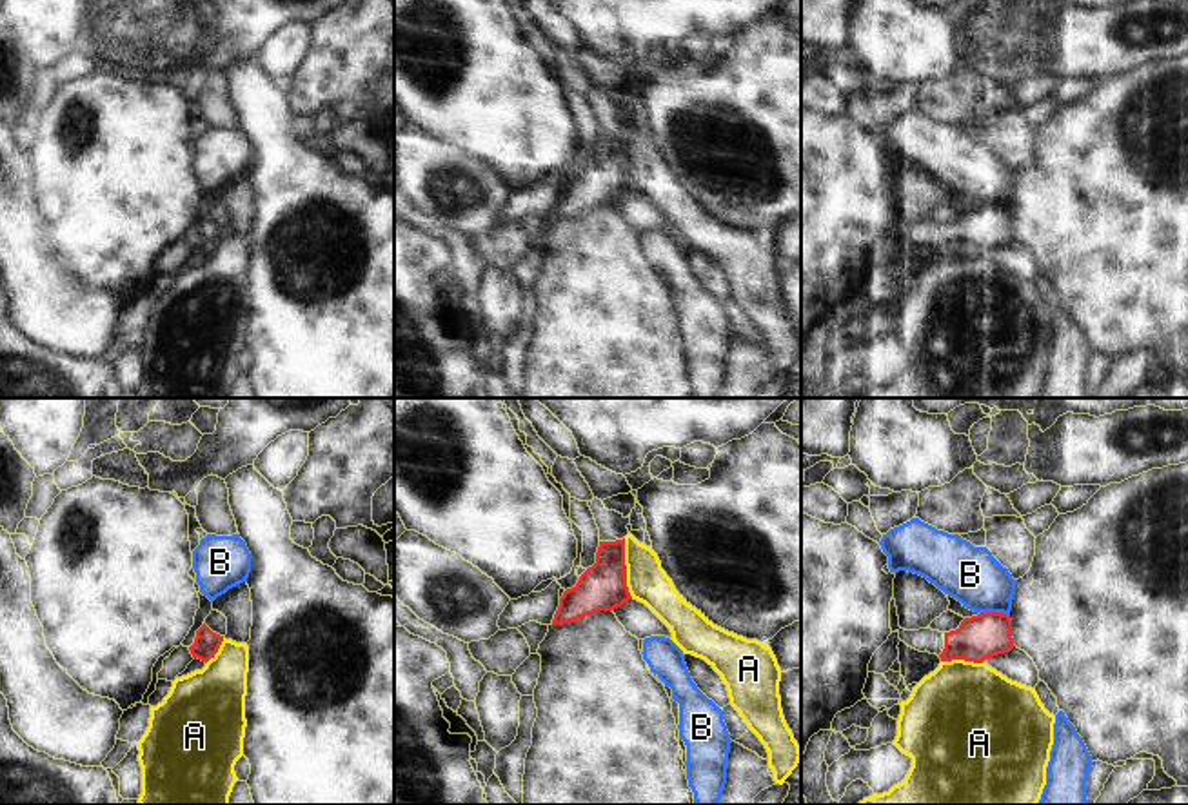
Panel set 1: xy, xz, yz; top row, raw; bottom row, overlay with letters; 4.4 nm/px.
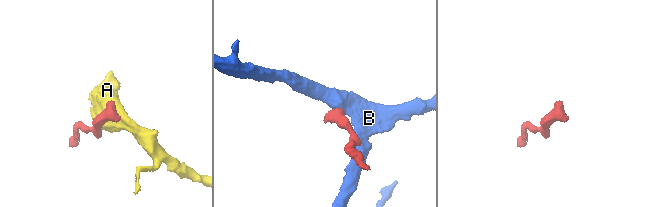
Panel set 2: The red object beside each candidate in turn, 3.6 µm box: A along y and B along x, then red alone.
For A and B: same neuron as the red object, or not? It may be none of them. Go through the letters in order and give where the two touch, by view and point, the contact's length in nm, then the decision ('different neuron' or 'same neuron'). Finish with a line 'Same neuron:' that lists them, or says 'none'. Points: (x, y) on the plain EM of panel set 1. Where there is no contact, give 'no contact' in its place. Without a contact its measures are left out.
A: xz (625, 162) | 280 nm | different neuron
B: yz (994, 206) | 140 nm | different neuron
Same neuron: none

